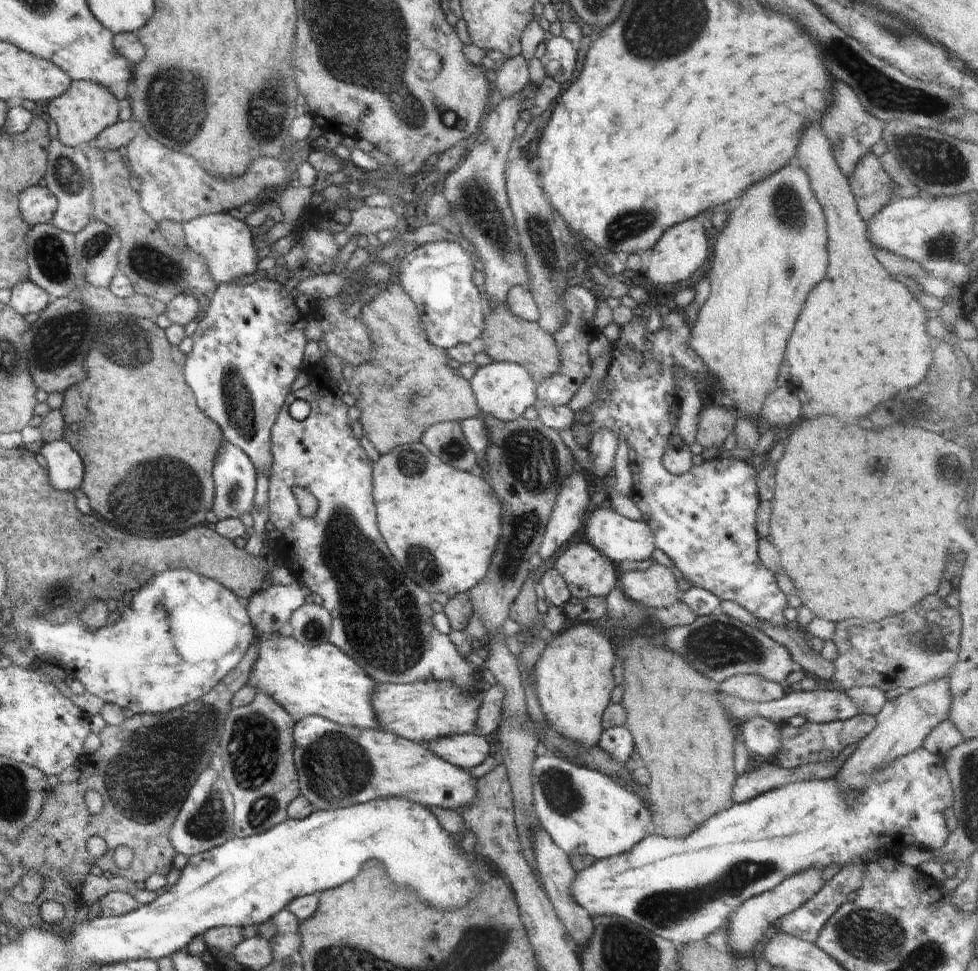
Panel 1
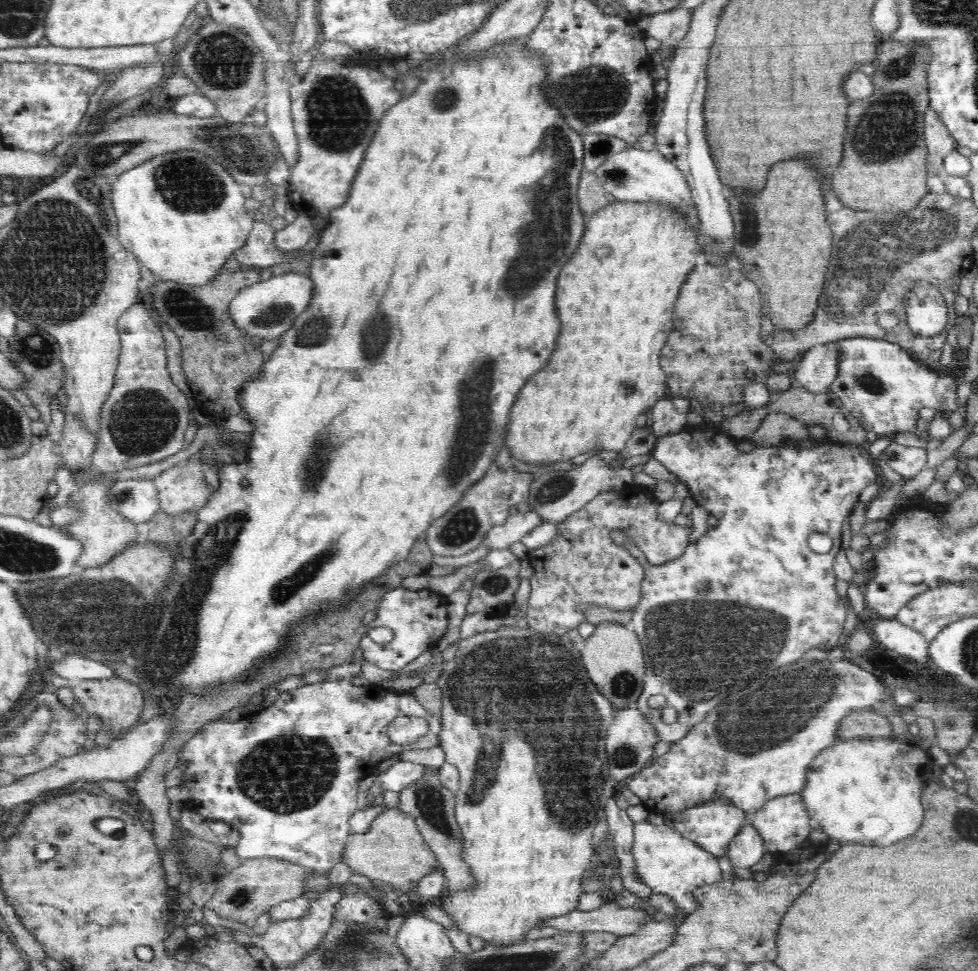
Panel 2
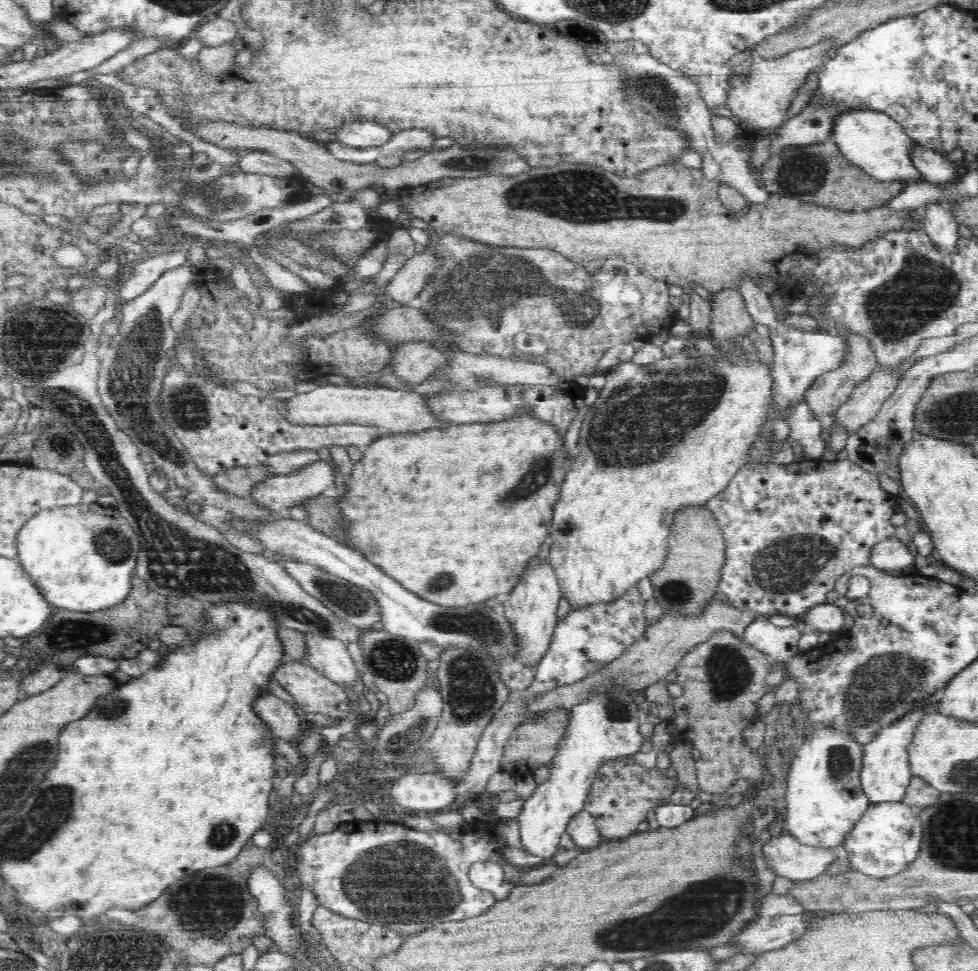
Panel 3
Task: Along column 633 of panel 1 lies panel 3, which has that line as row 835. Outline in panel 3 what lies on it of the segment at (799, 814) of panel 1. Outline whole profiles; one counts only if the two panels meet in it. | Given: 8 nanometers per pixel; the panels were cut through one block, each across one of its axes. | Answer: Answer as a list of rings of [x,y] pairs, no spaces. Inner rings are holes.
[[[902,801],[875,803],[854,824],[844,840],[844,850],[851,870],[874,878],[896,876],[919,855],[923,840],[923,826],[917,810]]]

